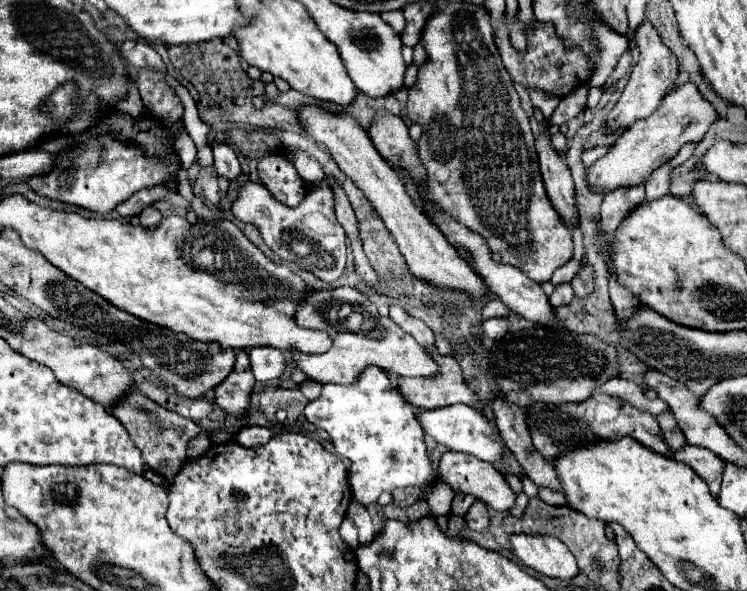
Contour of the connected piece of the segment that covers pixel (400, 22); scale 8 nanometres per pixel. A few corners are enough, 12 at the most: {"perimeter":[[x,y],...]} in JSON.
{"perimeter":[[400,10],[380,14],[396,32],[404,30],[404,14]]}

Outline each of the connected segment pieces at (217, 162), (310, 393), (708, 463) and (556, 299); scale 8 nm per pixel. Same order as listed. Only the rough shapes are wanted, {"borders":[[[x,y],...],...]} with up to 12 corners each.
{"borders":[[[214,144],[214,168],[234,182],[244,174],[228,144]],[[304,382],[300,390],[308,400],[320,398],[322,384]],[[698,446],[676,450],[678,462],[688,464],[720,494],[722,460]],[[560,284],[550,296],[550,304],[564,306],[574,298],[570,284]]]}

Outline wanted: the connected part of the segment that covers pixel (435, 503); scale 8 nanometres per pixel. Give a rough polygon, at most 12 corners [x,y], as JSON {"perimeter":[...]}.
{"perimeter":[[436,482],[428,492],[428,506],[448,514],[456,492]]}

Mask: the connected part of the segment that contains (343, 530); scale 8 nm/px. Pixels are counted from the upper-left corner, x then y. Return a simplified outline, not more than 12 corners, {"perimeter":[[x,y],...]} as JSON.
{"perimeter":[[344,518],[340,536],[346,544],[356,544],[356,526]]}

